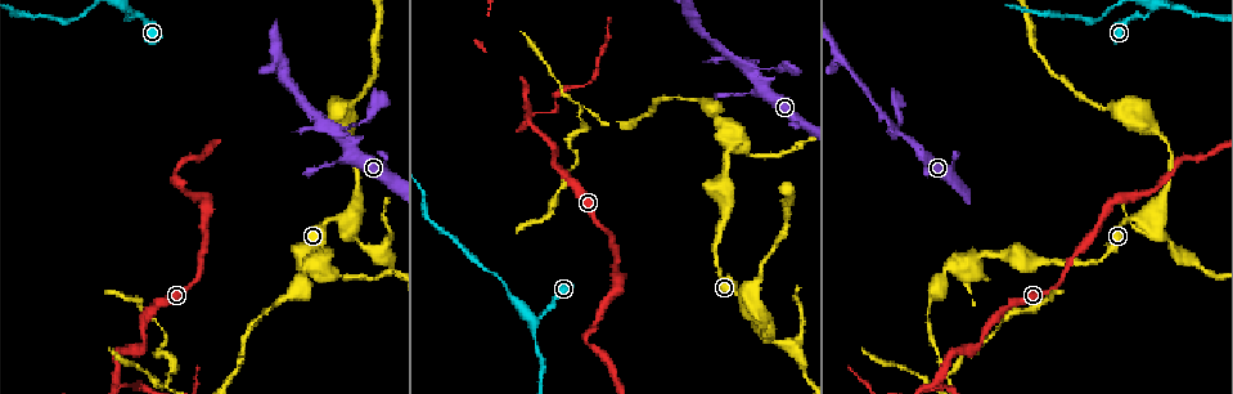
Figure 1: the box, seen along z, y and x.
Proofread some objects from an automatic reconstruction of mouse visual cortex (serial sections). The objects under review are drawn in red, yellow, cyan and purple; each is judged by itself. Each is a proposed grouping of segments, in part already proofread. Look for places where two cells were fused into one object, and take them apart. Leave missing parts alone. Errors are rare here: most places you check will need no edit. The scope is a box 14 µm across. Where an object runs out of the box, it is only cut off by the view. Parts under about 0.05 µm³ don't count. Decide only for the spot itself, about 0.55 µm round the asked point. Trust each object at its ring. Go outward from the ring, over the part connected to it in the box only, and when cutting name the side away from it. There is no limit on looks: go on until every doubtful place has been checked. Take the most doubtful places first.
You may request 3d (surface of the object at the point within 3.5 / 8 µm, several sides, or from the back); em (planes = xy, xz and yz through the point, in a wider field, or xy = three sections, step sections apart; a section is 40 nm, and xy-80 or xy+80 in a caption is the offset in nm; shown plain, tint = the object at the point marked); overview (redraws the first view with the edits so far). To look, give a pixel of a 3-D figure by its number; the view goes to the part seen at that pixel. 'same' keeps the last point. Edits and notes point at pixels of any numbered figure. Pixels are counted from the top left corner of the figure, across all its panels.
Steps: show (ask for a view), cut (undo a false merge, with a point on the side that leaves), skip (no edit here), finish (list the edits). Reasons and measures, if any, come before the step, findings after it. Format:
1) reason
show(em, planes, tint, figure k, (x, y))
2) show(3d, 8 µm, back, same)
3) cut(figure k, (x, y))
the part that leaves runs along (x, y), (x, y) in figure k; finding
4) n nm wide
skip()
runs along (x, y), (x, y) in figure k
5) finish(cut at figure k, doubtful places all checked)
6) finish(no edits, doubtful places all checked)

abrupt turn
show(3d, 3.5 µm, figure 1, (976, 269))

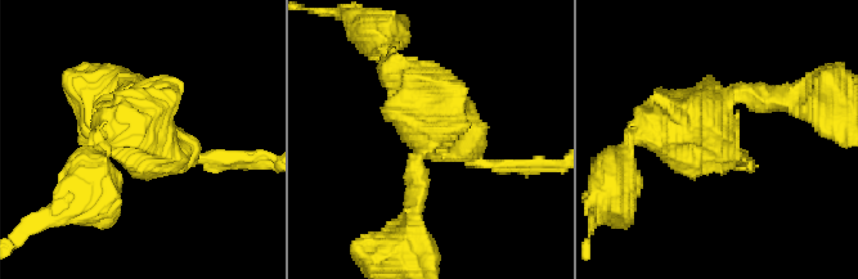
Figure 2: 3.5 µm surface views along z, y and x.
show(em, planes, tint, figure 2, (714, 145))

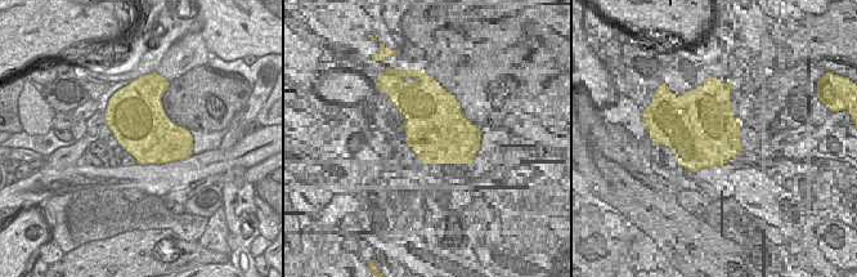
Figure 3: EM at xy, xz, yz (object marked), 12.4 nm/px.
skip()
all the same cell

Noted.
four arms meet
show(3d, 3.5 µm, back, figure 1, (530, 110))

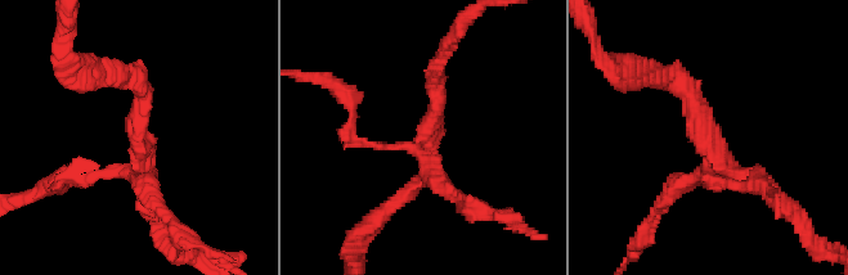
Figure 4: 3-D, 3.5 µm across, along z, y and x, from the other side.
arms of 100, 200, 200, 250 nm
cut(figure 4, (81, 167))
the part that leaves runs along (130, 167), (50, 183) in figure 4; two cells meet here

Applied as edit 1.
narrows sharply
show(em, planes, tint, figure 1, (931, 304))

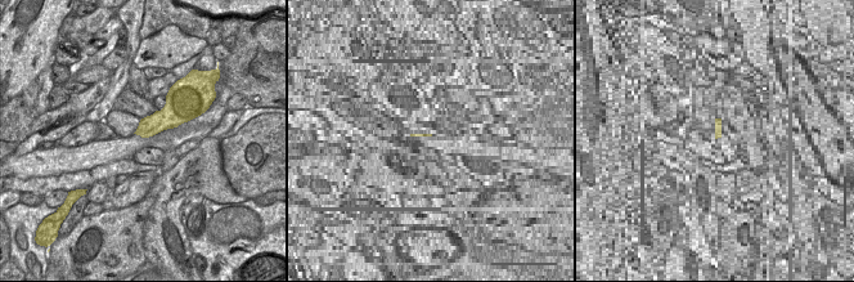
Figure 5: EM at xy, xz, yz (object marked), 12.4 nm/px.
show(3d, 3.5 µm, back, same)

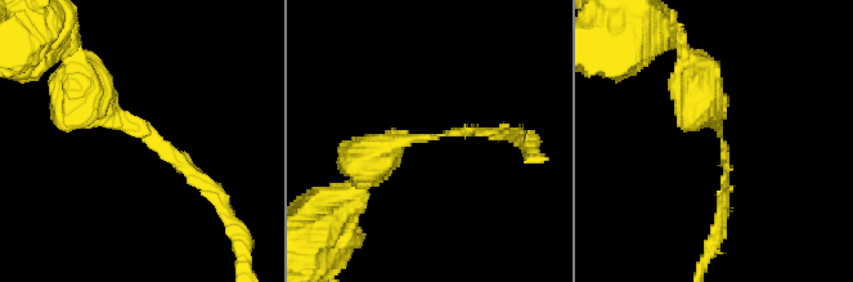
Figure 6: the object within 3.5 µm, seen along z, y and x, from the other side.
arms of 100, 350 nm
skip()
runs along (84, 89), (215, 196) in figure 6; all the same cell

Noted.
calibre changes
show(3d, 3.5 µm, figure 1, (338, 141))

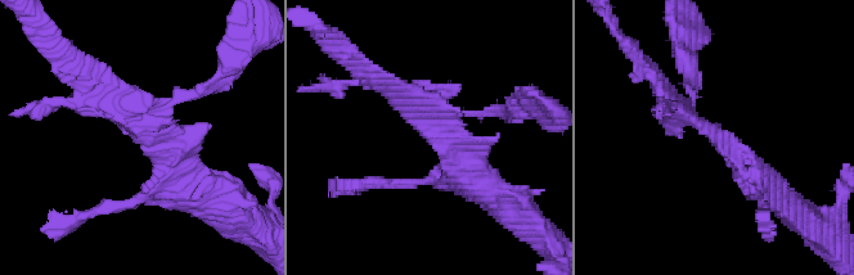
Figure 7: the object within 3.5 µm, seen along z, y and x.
3 arms; arms of 100, 250, 350 nm; shape alone is not enough
show(em, planes, tint, figure 7, (147, 134))

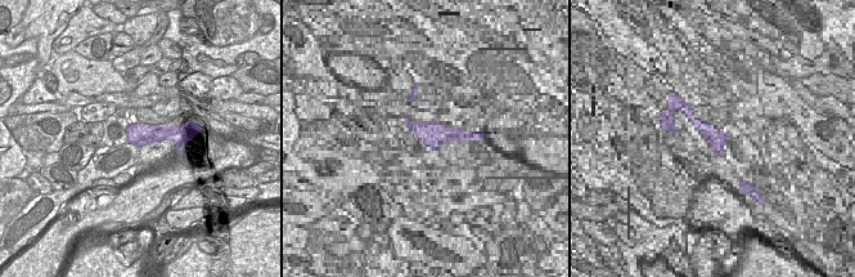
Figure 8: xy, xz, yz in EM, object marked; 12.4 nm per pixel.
skip()
runs along (486, 190), (383, 85) in figure 7; all the same cell

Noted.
a narrow waist
show(3d, 3.5 µm, figure 1, (125, 10))

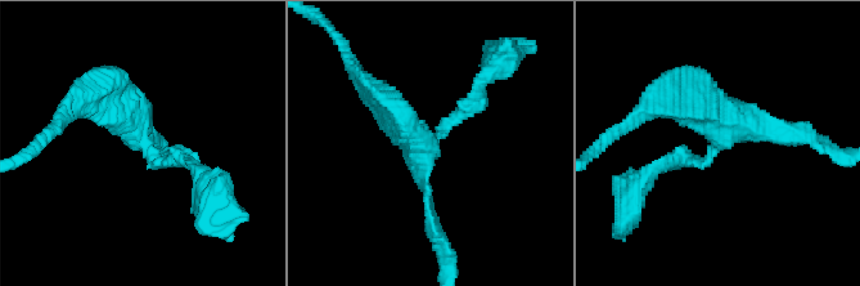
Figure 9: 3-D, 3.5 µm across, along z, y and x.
3 arms; arms of 150, 200, 400 nm; need the tissue
show(em, planes, tint, figure 9, (141, 147))

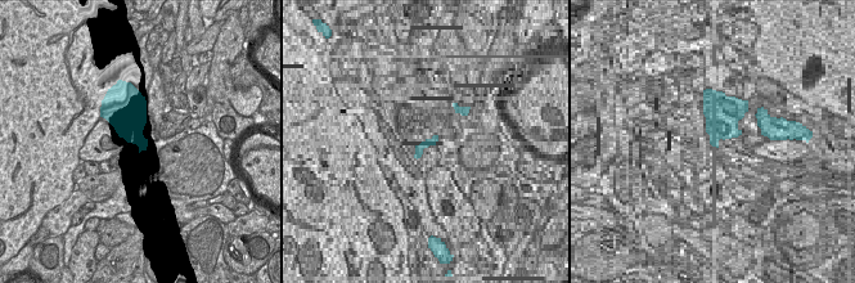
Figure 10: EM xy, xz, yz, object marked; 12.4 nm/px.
show(em, xy, step 1, tint, same)

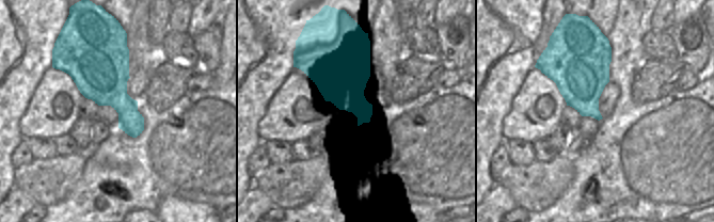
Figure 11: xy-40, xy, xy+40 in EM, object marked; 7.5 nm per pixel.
skip()
runs along (193, 165), (90, 106) in figure 9; one cell here

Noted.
finish(cut at figure 4, doubtful places all checked)

